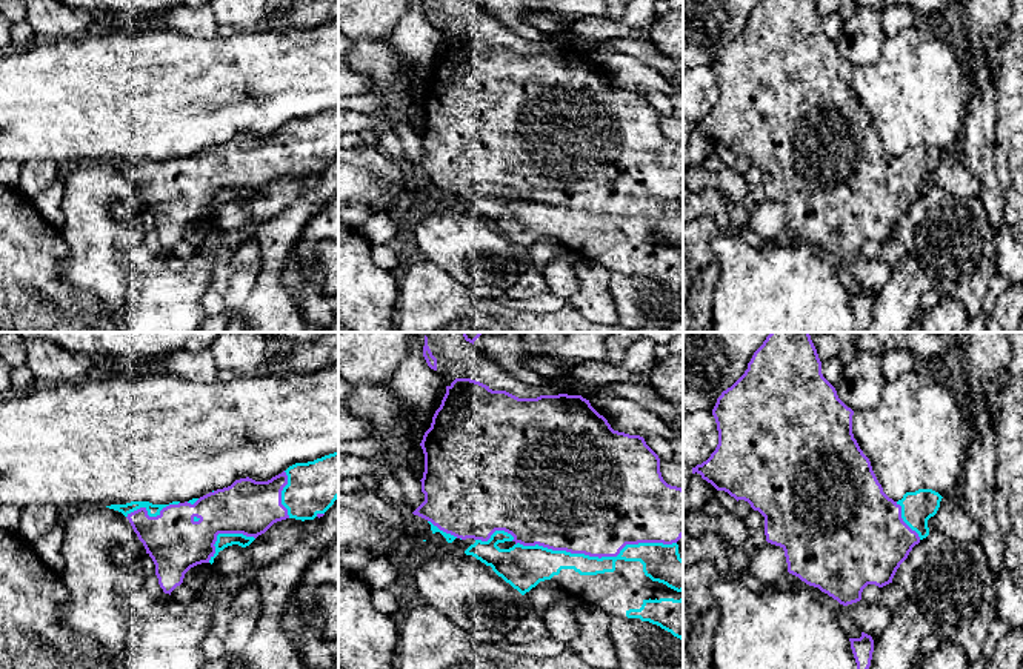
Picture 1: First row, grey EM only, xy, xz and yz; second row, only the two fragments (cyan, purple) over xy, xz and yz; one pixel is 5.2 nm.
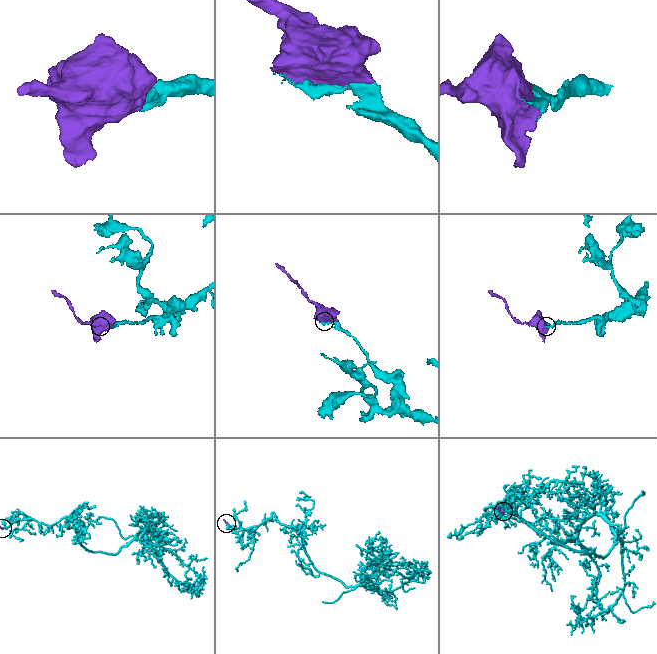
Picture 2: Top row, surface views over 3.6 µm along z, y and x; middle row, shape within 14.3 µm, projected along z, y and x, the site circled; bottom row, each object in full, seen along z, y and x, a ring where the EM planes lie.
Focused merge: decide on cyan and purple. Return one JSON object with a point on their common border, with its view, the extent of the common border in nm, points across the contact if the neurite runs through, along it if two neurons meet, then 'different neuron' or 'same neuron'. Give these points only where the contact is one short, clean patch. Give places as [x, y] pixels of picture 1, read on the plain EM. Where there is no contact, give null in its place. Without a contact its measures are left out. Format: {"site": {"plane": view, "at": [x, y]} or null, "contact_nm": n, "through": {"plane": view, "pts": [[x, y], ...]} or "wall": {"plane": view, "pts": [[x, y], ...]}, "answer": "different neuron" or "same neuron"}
{"site": {"plane": "xz", "at": [596, 213]}, "contact_nm": 850, "answer": "same neuron"}

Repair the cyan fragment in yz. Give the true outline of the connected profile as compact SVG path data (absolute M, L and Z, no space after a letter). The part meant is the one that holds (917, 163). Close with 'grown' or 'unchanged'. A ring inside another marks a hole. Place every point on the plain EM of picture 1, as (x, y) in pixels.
M761 0L745 29L717 54L712 71L718 100L706 117L692 123L692 129L758 166L765 172L766 197L785 206L788 228L840 260L860 257L868 240L883 243L892 238L912 203L929 191L928 175L937 169L943 152L932 145L918 145L894 157L883 148L854 94L854 66L823 32L814 0Z; grown

